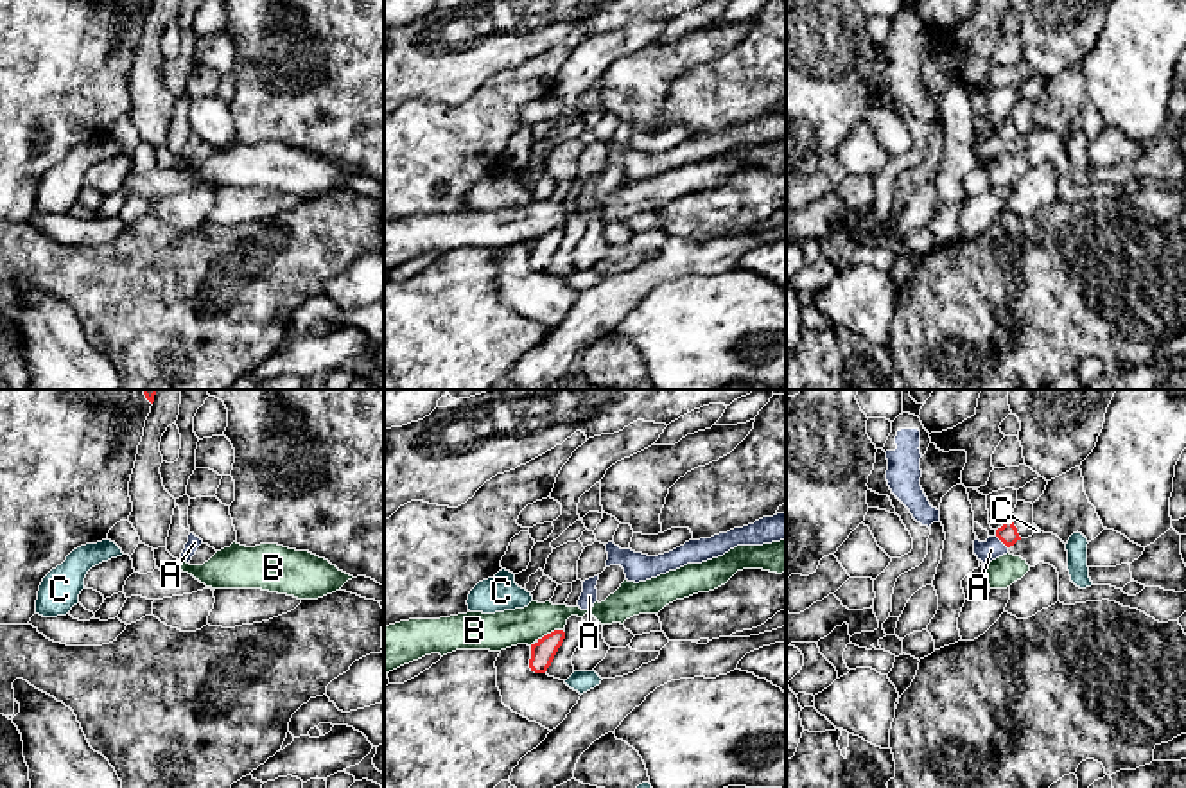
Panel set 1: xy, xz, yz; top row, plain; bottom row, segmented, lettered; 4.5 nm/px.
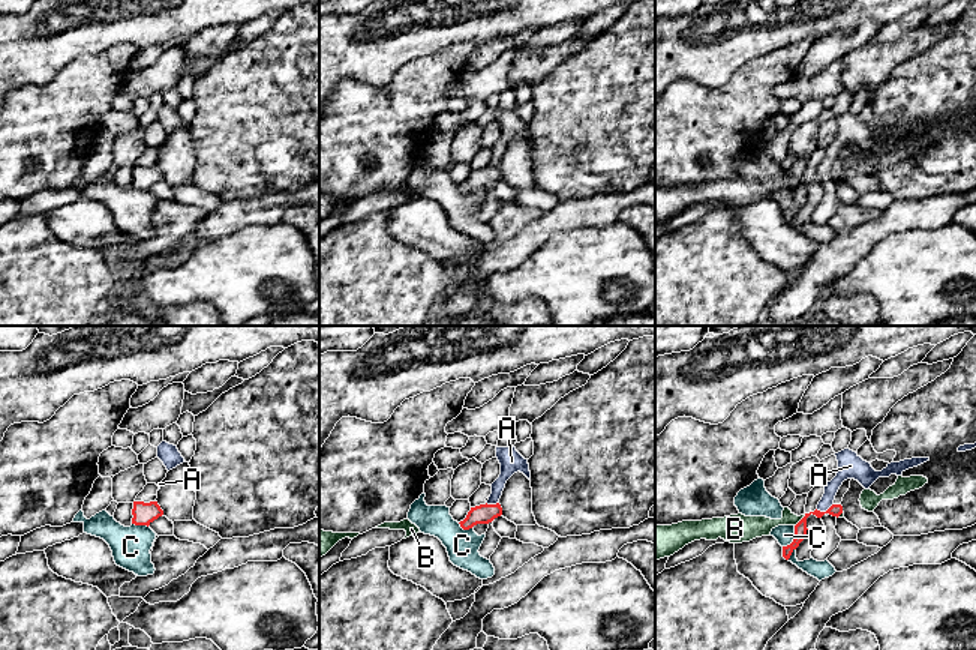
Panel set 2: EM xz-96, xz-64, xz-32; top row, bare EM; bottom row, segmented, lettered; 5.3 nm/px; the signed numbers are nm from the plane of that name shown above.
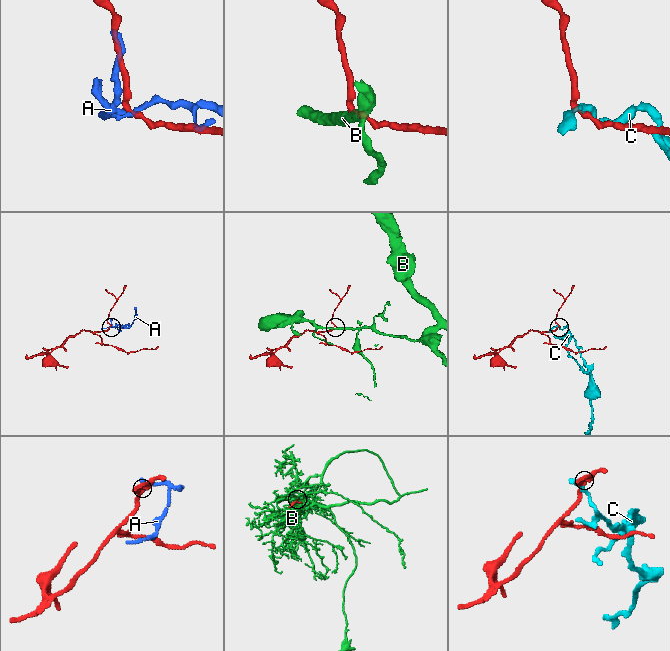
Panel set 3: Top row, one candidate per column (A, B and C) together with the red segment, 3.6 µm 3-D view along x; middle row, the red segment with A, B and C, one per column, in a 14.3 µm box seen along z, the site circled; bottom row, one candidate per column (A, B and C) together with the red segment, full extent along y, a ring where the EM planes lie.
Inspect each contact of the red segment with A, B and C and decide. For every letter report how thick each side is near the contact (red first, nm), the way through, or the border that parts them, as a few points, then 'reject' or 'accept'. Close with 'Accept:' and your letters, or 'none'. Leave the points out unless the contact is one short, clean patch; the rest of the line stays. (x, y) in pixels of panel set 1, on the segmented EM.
A: calibres 90 and 90 nm; border yz (994, 535), (1007, 548); reject
B: calibres 110 and 170 nm; border xz (562, 629), (555, 629), (537, 639); reject
C: calibres 110 and 20 nm; border xz (539, 641), (533, 645); reject
Accept: none

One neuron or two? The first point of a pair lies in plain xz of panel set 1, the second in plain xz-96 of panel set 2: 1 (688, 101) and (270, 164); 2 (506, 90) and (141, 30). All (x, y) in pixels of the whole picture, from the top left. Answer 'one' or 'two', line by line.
1: one
2: two

